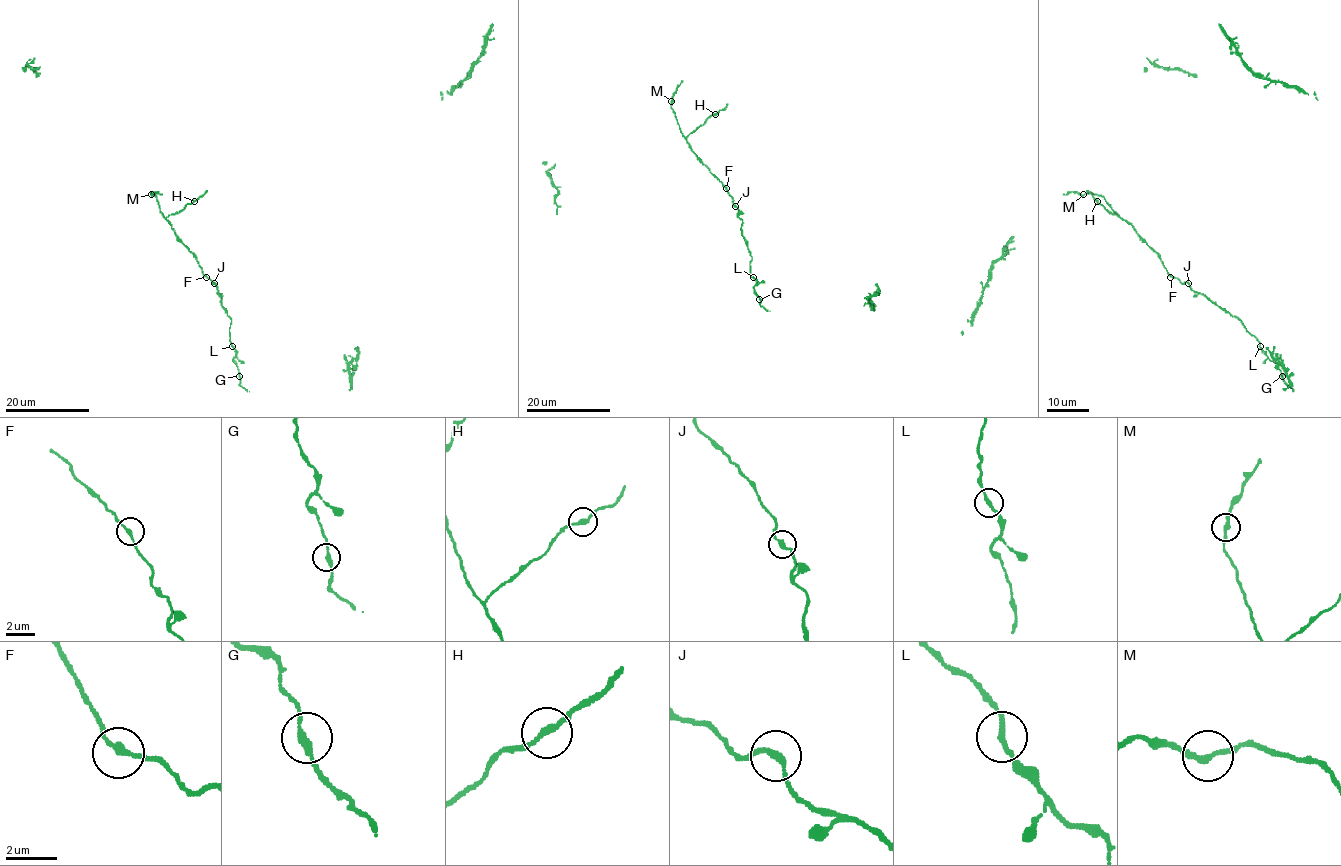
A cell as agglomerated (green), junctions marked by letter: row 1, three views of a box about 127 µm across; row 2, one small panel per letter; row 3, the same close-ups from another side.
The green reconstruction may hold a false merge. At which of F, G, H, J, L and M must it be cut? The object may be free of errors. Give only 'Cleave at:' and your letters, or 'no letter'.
Cleave at: M

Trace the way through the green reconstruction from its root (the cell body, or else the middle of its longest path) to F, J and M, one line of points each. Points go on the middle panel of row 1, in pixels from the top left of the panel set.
F: (752, 256), (742, 235), (742, 220), (726, 188)
J: (752, 256), (735, 206)
M: (752, 256), (733, 198), (692, 151), (680, 131), (671, 107), (672, 100)

